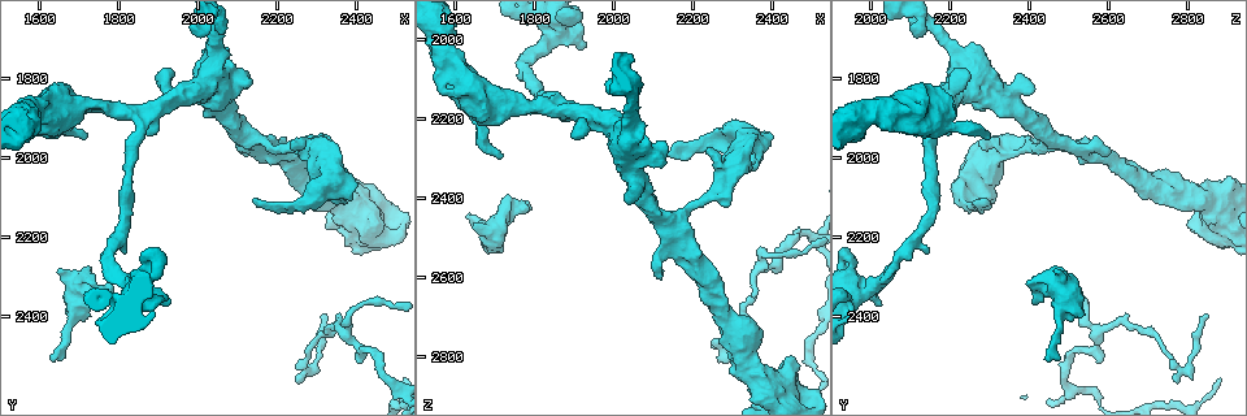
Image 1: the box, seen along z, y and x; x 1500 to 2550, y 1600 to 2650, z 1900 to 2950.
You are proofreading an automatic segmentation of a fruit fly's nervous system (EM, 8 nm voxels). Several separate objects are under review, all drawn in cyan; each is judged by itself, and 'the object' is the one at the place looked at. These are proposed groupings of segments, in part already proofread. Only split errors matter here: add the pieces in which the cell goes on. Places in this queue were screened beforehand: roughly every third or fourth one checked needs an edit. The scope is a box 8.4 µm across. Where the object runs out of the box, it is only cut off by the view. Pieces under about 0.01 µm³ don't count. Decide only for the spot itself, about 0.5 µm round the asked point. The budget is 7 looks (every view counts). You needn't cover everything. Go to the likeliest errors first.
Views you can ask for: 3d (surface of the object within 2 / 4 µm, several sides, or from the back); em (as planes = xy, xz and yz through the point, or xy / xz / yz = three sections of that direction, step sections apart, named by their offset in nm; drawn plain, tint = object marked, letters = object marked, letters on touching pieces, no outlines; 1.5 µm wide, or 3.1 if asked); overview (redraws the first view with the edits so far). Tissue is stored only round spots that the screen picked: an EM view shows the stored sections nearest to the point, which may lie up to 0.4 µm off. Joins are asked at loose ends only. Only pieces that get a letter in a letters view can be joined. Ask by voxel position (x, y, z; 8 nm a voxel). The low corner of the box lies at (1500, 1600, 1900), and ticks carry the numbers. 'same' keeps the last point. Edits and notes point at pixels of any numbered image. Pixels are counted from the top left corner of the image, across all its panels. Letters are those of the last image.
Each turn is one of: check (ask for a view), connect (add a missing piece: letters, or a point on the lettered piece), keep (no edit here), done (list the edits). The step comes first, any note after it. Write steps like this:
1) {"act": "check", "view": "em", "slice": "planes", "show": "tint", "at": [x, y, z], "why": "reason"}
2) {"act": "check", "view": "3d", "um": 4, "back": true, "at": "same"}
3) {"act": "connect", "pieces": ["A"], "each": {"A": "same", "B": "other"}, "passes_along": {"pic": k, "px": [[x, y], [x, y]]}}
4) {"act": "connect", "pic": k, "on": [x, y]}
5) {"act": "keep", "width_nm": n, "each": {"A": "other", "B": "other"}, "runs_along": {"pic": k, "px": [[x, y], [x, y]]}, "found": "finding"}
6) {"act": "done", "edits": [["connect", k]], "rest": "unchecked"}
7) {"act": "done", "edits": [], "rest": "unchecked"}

{"act": "check", "view": "em", "slice": "xy", "step": 4, "show": "letters", "at": [1655, 2285, 2465], "why": "an open end"}

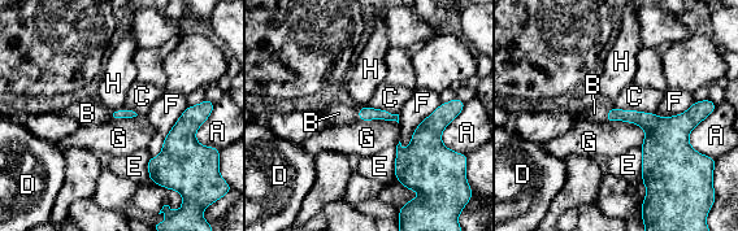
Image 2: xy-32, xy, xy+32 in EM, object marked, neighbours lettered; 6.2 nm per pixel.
{"act": "check", "view": "em", "slice": "planes", "show": "letters", "at": "same"}

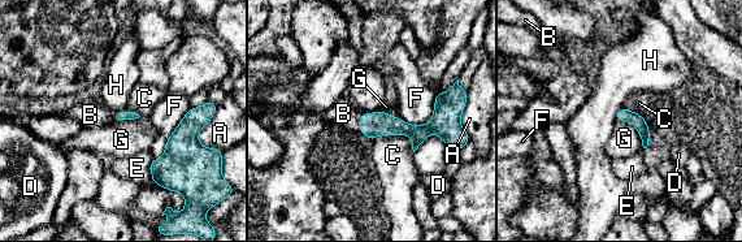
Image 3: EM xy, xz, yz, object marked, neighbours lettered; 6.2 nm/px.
{"act": "connect", "pieces": ["B"], "each": {"A": "other", "B": "same", "C": "other", "D": "other", "E": "other", "F": "other", "G": "other", "H": "other"}, "passes_along": {"pic": 3, "px": [[372, 125], [360, 121], [343, 113]]}, "found": "the cell continues"}

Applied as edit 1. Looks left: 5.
{"act": "check", "view": "3d", "um": 2, "at": [1630, 2495, 2440], "why": "thin end"}

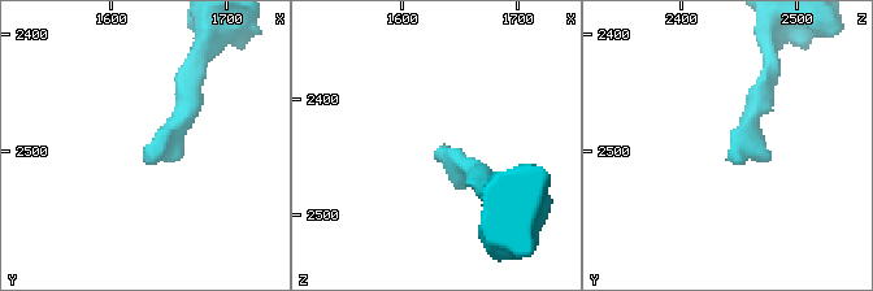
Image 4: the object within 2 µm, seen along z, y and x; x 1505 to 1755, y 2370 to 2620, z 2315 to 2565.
{"act": "check", "view": "em", "slice": "planes", "show": "letters", "at": [1630, 2504, 2442], "why": "need the tissue"}

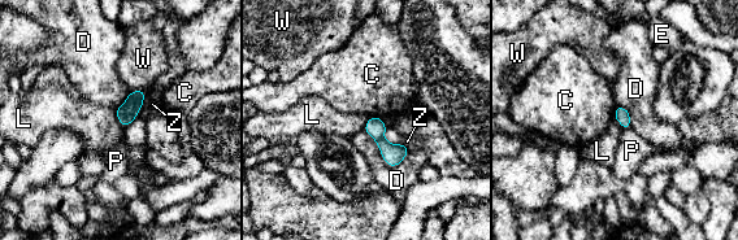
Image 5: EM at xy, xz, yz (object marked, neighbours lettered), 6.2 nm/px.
{"act": "keep", "each": {"C": "other", "D": "other", "E": "other", "L": "other", "P": "other", "W": "other", "Z": "other"}, "found": "none of them fits"}

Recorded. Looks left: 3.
{"act": "check", "view": "3d", "um": 4, "at": [2125, 1780, 2315], "why": "free end"}

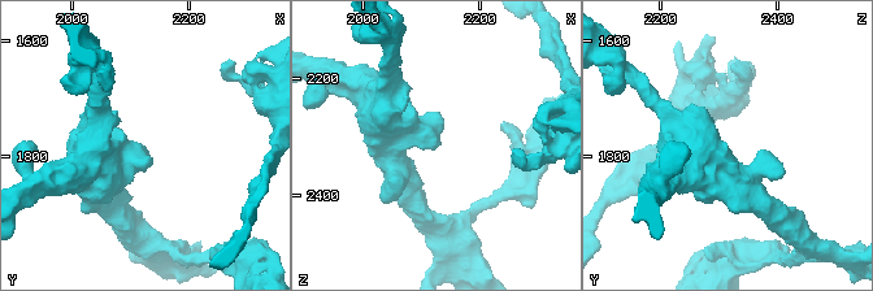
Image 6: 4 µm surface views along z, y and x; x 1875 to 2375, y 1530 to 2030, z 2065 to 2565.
{"act": "check", "view": "em", "slice": "planes", "show": "tint", "at": [2115, 1780, 2320], "why": "need the tissue"}

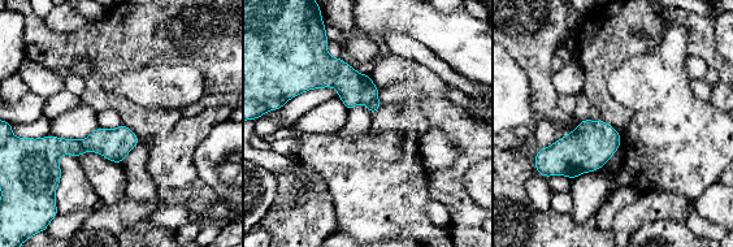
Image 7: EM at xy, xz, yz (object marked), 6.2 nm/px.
{"act": "check", "view": "em", "slice": "planes", "show": "letters", "at": "same", "why": "what lies round it"}

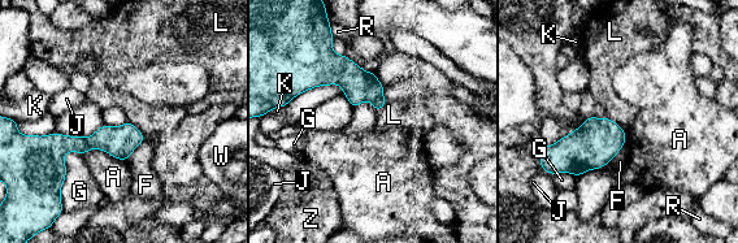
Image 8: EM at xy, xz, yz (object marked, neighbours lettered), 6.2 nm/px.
{"act": "keep", "each": {"A": "other", "F": "other", "G": "other", "J": "other", "K": "other", "L": "other", "R": "other", "W": "other", "Z": "other"}, "runs_along": {"pic": 8, "px": [[140, 138], [50, 142]]}, "found": "none of them fits"}

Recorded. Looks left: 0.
{"act": "done", "edits": [["connect", 3]], "rest": "unchecked"}

